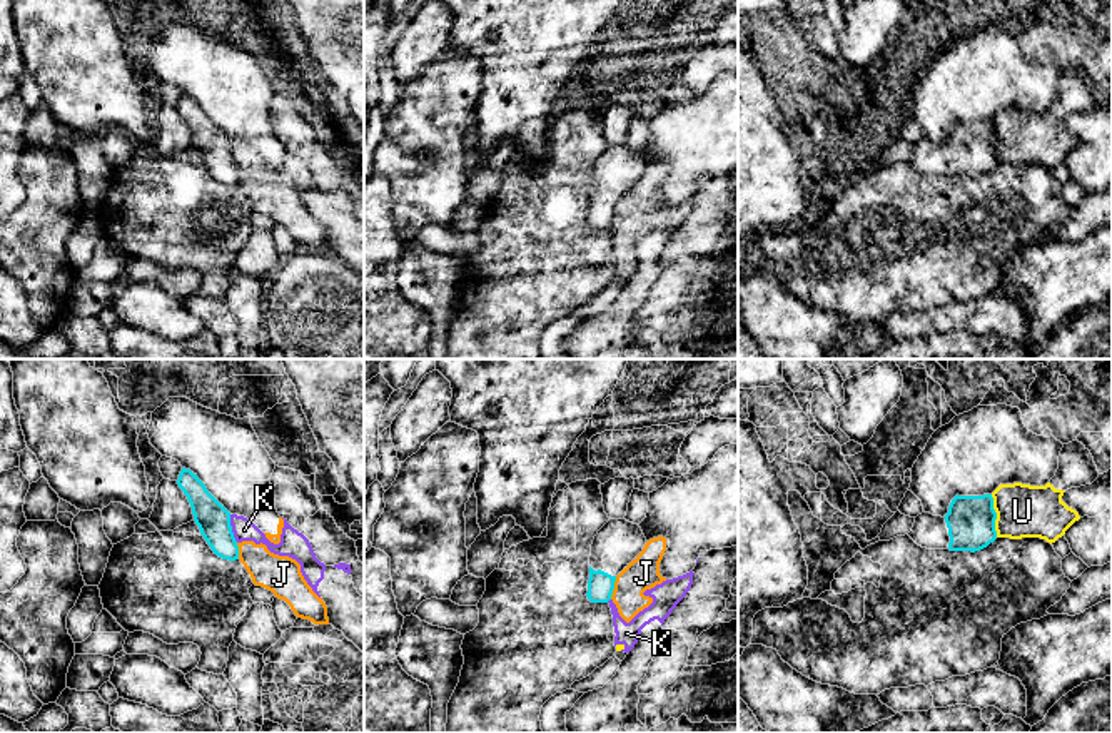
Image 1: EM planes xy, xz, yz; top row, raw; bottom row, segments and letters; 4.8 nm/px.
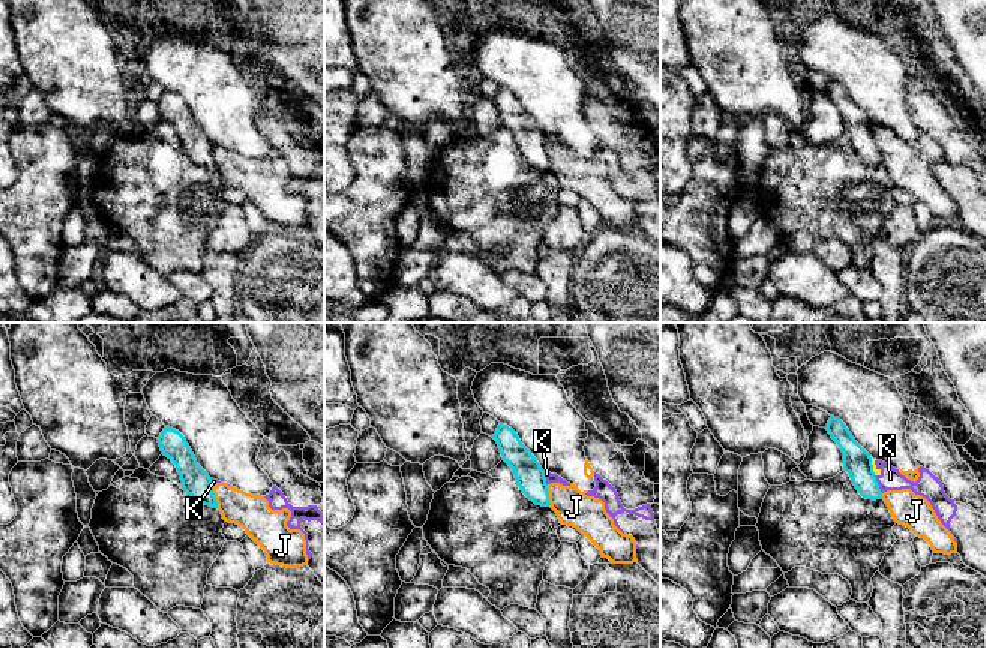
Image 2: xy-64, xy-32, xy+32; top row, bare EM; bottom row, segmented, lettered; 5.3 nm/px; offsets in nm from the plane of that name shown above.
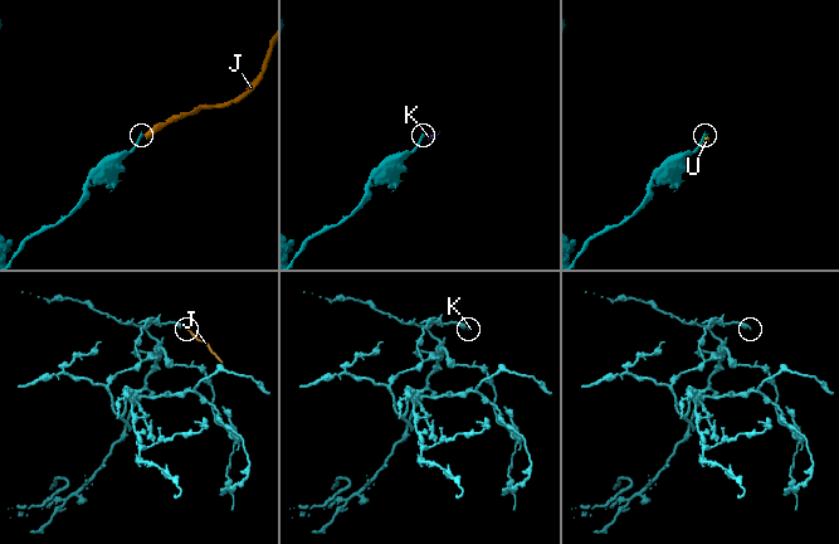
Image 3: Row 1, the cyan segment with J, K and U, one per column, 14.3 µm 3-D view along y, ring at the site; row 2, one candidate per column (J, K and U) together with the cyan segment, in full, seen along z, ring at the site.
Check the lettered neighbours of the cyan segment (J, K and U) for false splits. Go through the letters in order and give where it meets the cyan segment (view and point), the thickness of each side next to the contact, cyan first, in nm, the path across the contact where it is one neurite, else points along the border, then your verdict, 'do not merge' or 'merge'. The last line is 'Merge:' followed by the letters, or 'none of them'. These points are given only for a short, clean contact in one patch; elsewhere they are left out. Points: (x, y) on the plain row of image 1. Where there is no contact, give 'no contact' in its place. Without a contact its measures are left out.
J: meets cyan in xz at (613, 214); 130 nm thick on the cyan side, 160 nm on the other; border along xz (616, 202), (610, 224); do not merge
K: meets cyan in xy at (231, 154); 160 nm thick on the cyan side, 110 nm on the other; border along xy (229, 141), (232, 162), (237, 167); do not merge
U: meets cyan in yz at (995, 142); 240 nm thick on the cyan side, 260 nm on the other; do not merge
Merge: none of them

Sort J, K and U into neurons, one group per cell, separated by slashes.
J K U

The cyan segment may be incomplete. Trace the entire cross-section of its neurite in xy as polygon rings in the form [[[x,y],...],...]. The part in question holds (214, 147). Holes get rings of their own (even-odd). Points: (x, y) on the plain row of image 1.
[[[182,94],[177,110],[187,122],[194,147],[214,180],[229,187],[239,185],[230,139],[207,117],[205,110],[190,95]]]

